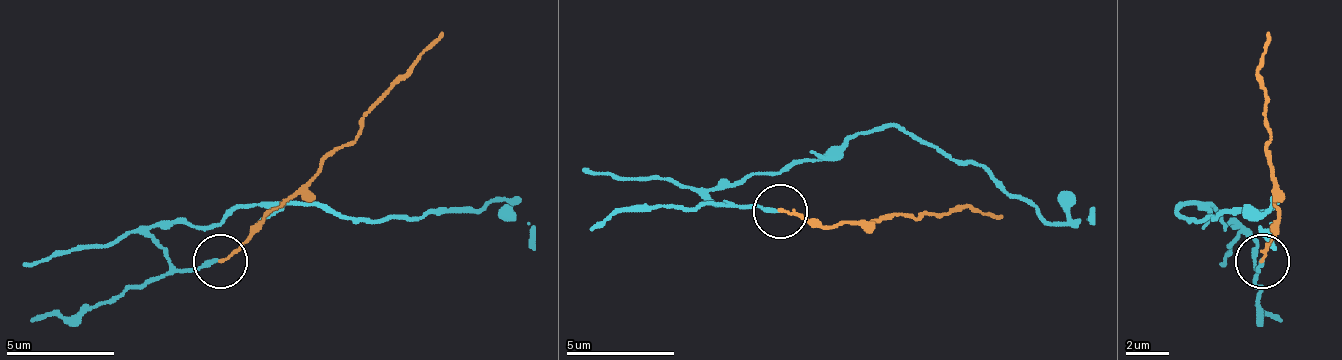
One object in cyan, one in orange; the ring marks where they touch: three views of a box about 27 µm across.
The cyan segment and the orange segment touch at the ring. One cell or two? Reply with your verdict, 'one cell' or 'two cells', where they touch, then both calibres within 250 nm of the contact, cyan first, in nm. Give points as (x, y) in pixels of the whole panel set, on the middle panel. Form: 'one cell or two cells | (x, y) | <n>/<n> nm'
two cells | (780, 211) | 200/140 nm

